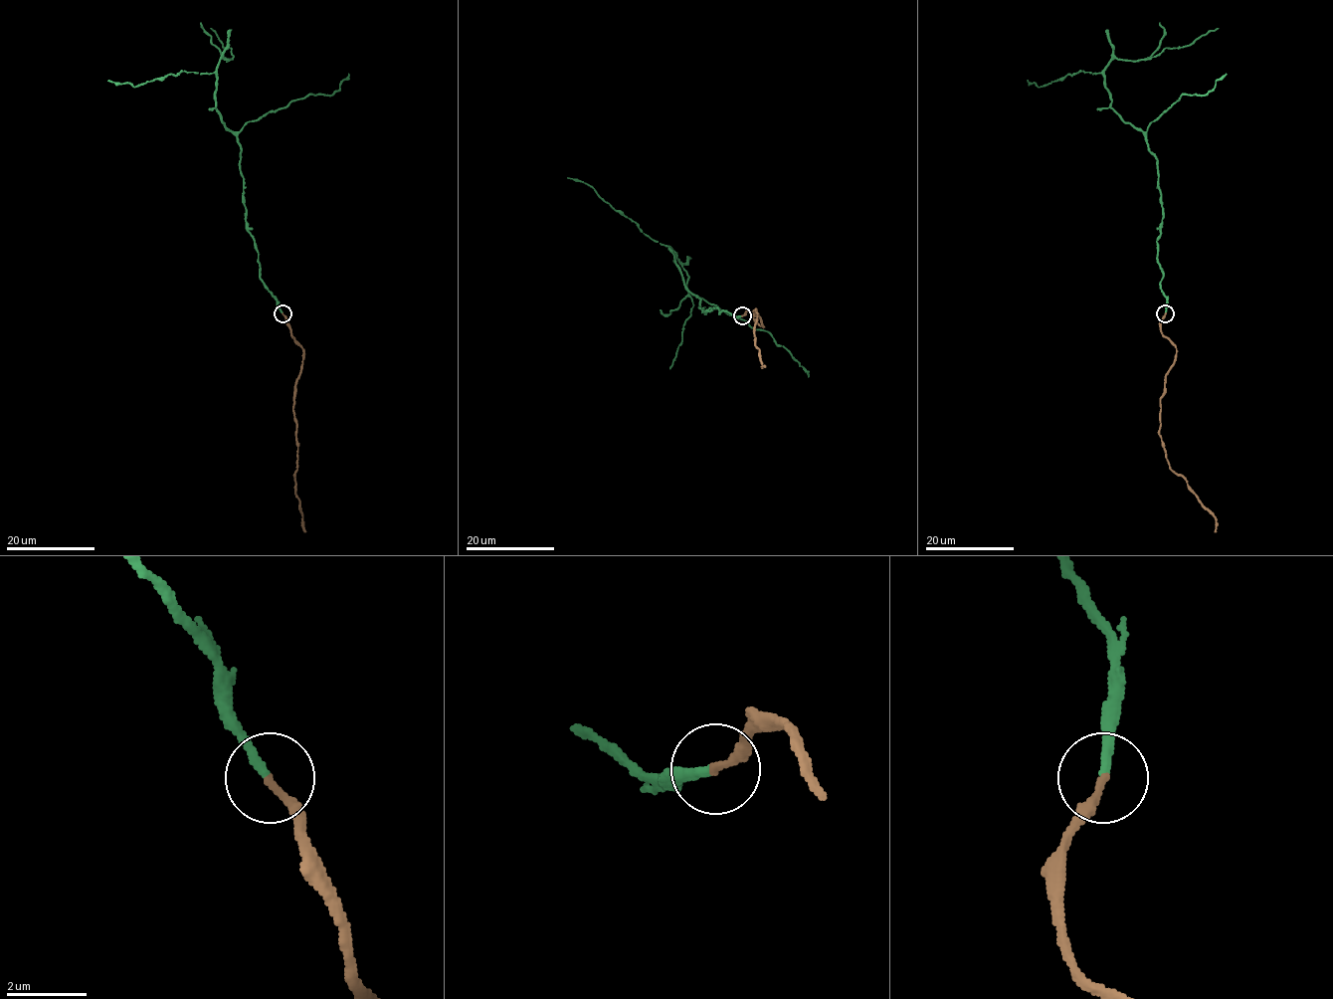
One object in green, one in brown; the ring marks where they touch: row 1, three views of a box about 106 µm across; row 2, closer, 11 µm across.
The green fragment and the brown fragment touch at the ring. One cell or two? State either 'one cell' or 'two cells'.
one cell

